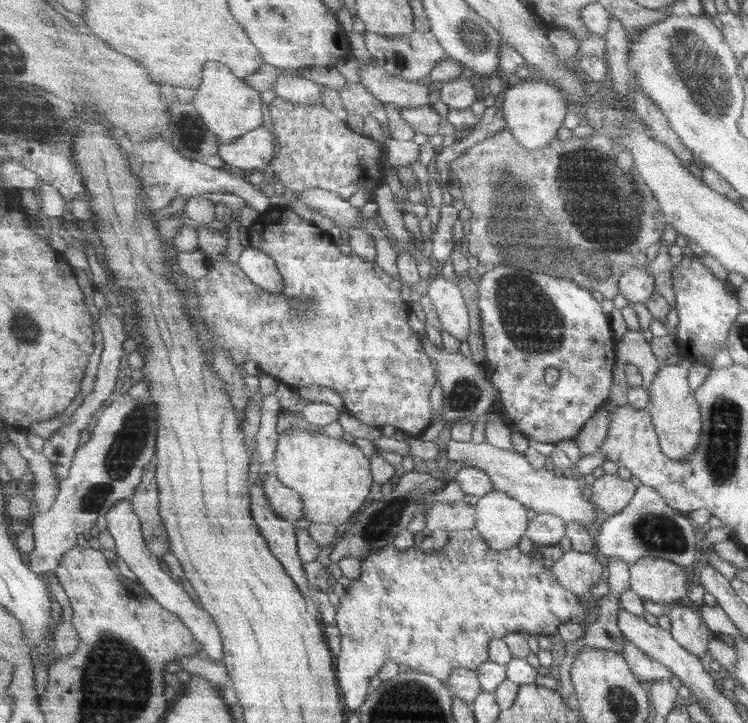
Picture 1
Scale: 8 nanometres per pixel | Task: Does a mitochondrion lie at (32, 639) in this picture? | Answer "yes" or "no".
no

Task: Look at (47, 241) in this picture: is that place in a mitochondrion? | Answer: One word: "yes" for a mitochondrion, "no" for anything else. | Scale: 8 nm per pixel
no

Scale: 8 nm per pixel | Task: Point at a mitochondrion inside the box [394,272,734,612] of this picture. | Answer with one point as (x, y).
(530, 334)

